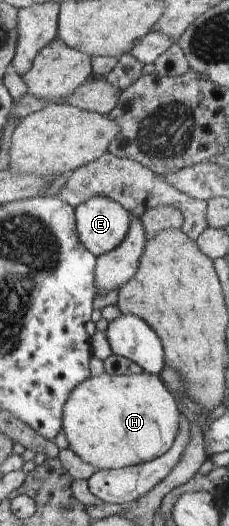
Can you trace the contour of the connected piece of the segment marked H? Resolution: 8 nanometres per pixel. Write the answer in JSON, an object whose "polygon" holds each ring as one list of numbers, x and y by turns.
{"polygon":[[145,370,127,375,104,372,82,382,71,393,64,406,64,434,74,452,97,470,125,468,149,462,169,452,178,437,183,415,177,401,172,390,156,374]]}

